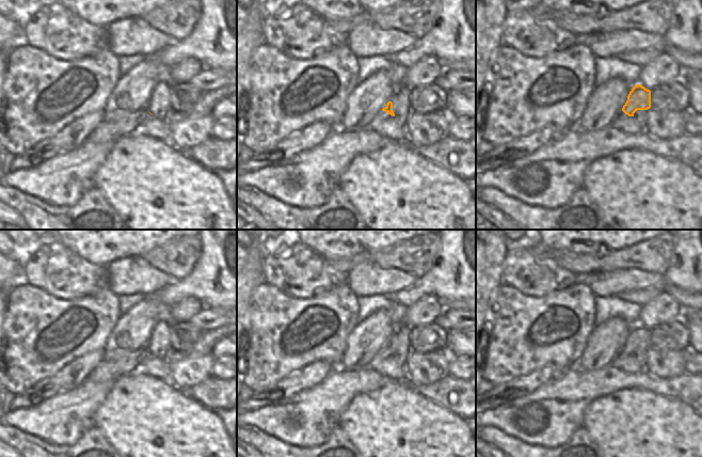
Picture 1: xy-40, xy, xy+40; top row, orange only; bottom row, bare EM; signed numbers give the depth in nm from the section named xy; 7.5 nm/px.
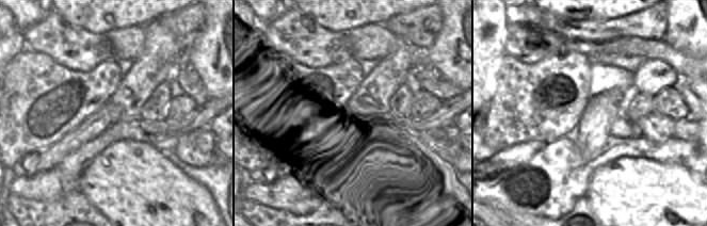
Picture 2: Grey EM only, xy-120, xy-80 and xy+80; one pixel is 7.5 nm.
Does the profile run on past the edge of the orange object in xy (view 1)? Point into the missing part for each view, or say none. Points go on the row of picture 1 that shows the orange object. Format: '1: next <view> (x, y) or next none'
1: next none

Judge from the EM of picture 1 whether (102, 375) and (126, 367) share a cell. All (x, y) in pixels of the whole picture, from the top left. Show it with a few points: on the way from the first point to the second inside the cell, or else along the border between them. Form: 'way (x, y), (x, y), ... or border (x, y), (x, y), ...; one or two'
way (108, 372), (121, 367); one

